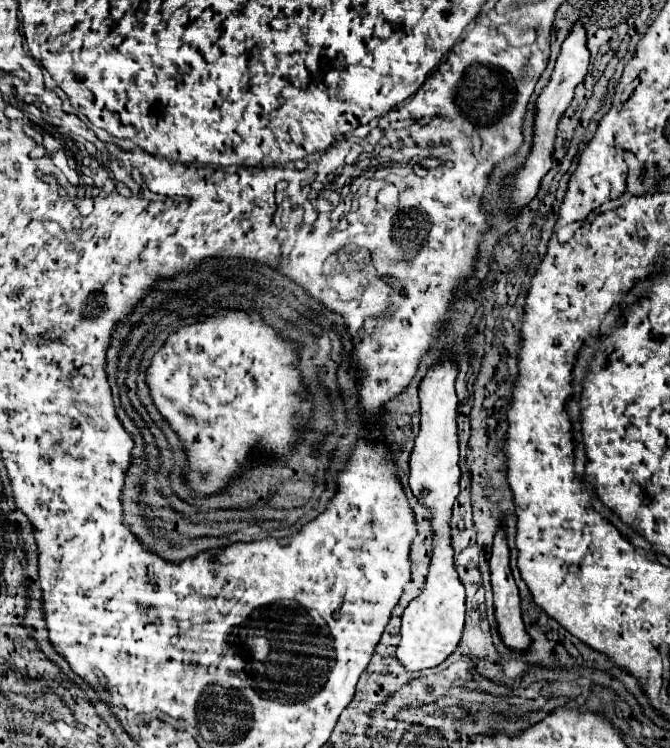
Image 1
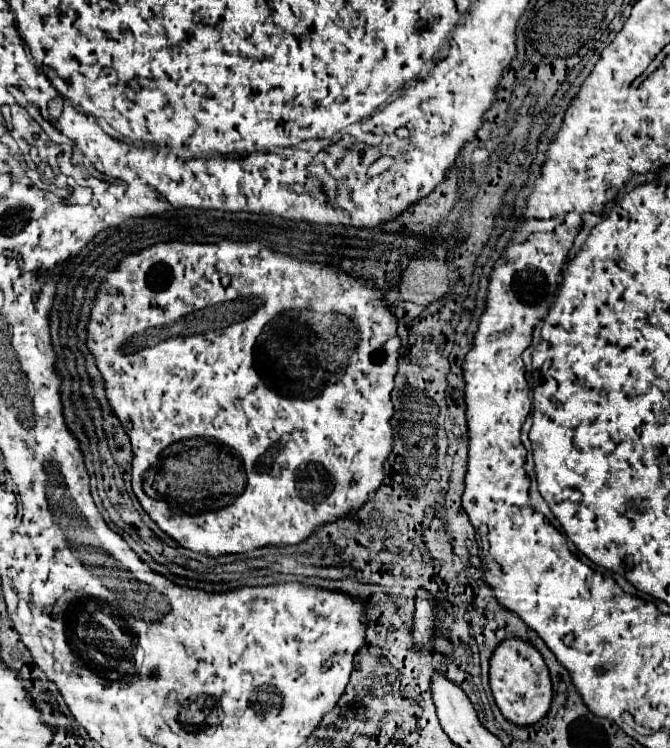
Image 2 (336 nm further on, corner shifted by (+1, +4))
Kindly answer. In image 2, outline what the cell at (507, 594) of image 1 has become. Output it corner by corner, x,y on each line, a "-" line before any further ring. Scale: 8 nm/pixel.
520,637
504,639
494,649
490,657
490,689
502,715
516,725
536,723
542,715
546,715
552,701
550,671
540,651
530,641

